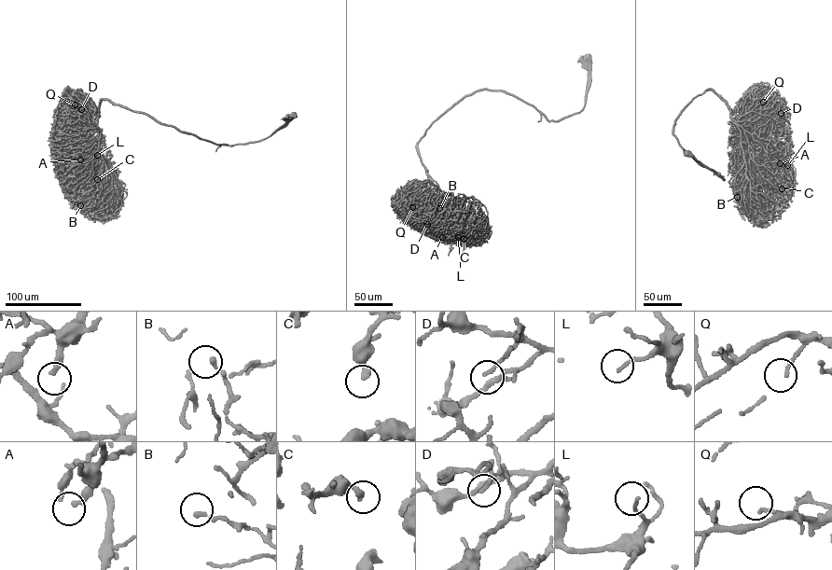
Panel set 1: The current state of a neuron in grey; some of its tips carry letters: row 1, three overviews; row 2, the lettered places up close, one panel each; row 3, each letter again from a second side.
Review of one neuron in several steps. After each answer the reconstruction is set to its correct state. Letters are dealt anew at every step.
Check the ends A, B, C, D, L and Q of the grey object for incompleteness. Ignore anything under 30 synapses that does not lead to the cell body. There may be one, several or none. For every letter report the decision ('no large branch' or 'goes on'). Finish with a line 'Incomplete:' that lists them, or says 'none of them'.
A: no large branch
B: no large branch
C: no large branch
D: no large branch
L: no large branch
Q: no large branch
Incomplete: none of them

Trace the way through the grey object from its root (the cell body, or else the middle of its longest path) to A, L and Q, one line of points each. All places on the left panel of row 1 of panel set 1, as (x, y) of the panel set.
A: (293, 115), (265, 139), (230, 145), (199, 138), (102, 100), (96, 125), (104, 144), (77, 155), (80, 159)
L: (293, 115), (265, 139), (230, 145), (199, 138), (102, 100), (96, 125), (104, 140), (95, 149), (97, 155)
Q: (293, 115), (265, 139), (230, 145), (182, 132), (104, 99), (96, 126), (92, 112), (75, 104)

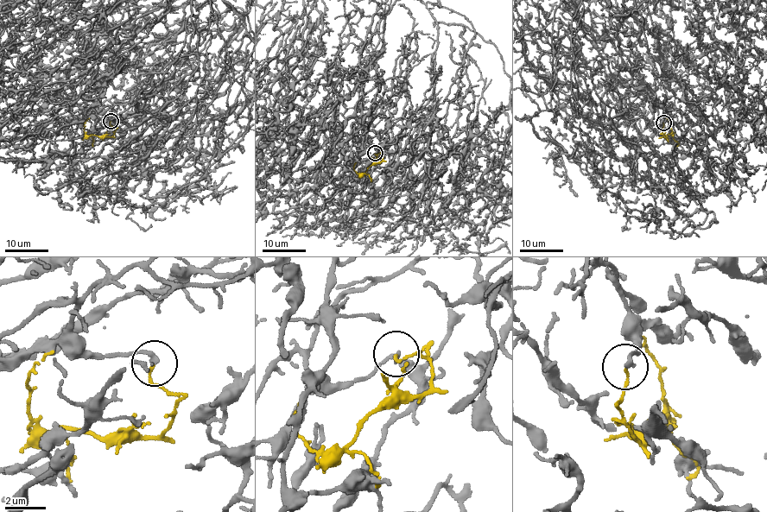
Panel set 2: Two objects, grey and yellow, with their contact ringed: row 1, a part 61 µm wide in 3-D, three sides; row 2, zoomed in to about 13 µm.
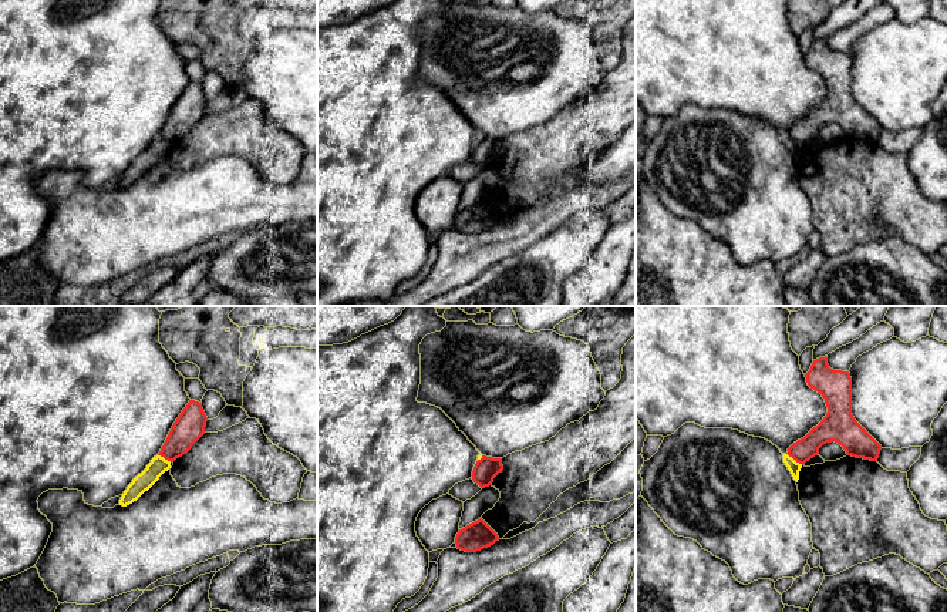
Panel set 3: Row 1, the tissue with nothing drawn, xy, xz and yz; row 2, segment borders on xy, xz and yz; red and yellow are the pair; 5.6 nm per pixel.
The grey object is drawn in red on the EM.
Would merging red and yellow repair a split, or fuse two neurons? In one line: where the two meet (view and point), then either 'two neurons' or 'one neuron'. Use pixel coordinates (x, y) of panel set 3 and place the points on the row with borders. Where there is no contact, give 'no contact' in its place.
yz (795, 460) | two neurons

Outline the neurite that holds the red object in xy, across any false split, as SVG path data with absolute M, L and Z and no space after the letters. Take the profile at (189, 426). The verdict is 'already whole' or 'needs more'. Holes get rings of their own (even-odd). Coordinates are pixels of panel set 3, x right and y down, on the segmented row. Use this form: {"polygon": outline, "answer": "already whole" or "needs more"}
{"polygon": "M189 400L173 423L158 455L172 463L186 454L205 434L206 421L208 417L202 408L202 403Z", "answer": "already whole"}

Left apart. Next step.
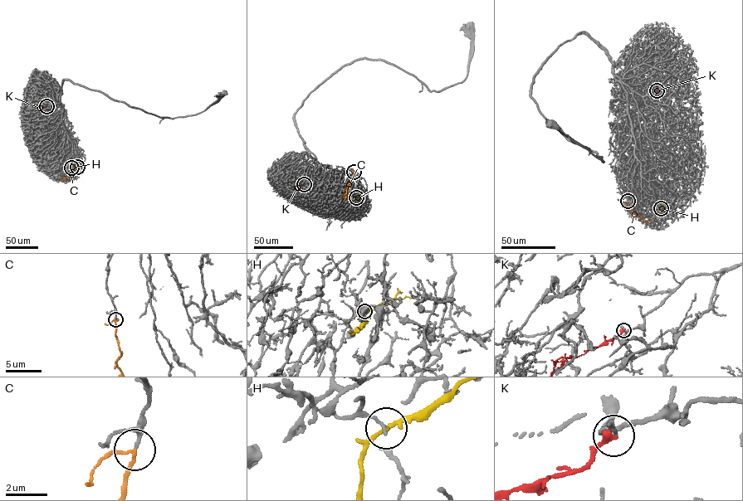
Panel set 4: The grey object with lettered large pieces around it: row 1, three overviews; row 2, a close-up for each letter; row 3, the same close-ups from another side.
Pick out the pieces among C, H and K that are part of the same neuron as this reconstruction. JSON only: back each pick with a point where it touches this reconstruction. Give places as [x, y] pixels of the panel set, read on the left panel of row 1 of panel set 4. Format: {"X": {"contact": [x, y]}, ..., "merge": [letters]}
{"C": {"contact": [77, 167]}, "merge": ["C"]}

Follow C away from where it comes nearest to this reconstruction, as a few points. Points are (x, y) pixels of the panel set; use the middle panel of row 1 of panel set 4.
C: (354, 172), (344, 200)

